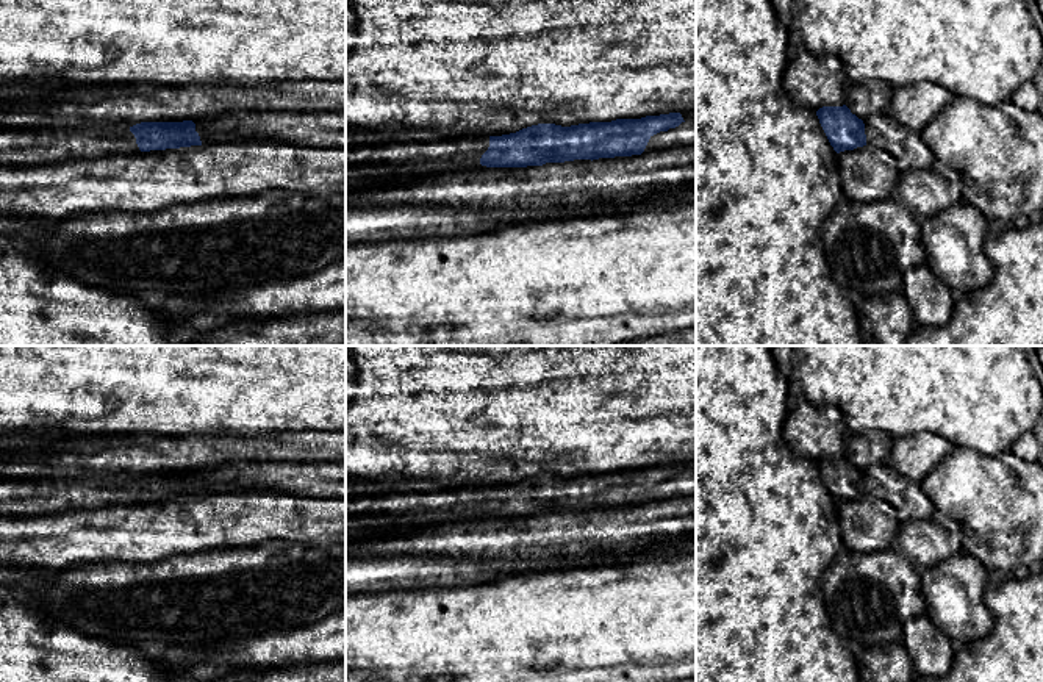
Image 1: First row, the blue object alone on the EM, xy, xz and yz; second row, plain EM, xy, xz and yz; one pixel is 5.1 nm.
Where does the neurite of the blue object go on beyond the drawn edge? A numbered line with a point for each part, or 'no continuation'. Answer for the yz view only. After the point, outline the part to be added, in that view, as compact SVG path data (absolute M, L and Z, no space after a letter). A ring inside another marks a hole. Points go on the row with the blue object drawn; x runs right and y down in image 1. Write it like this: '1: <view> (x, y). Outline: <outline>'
no continuation

